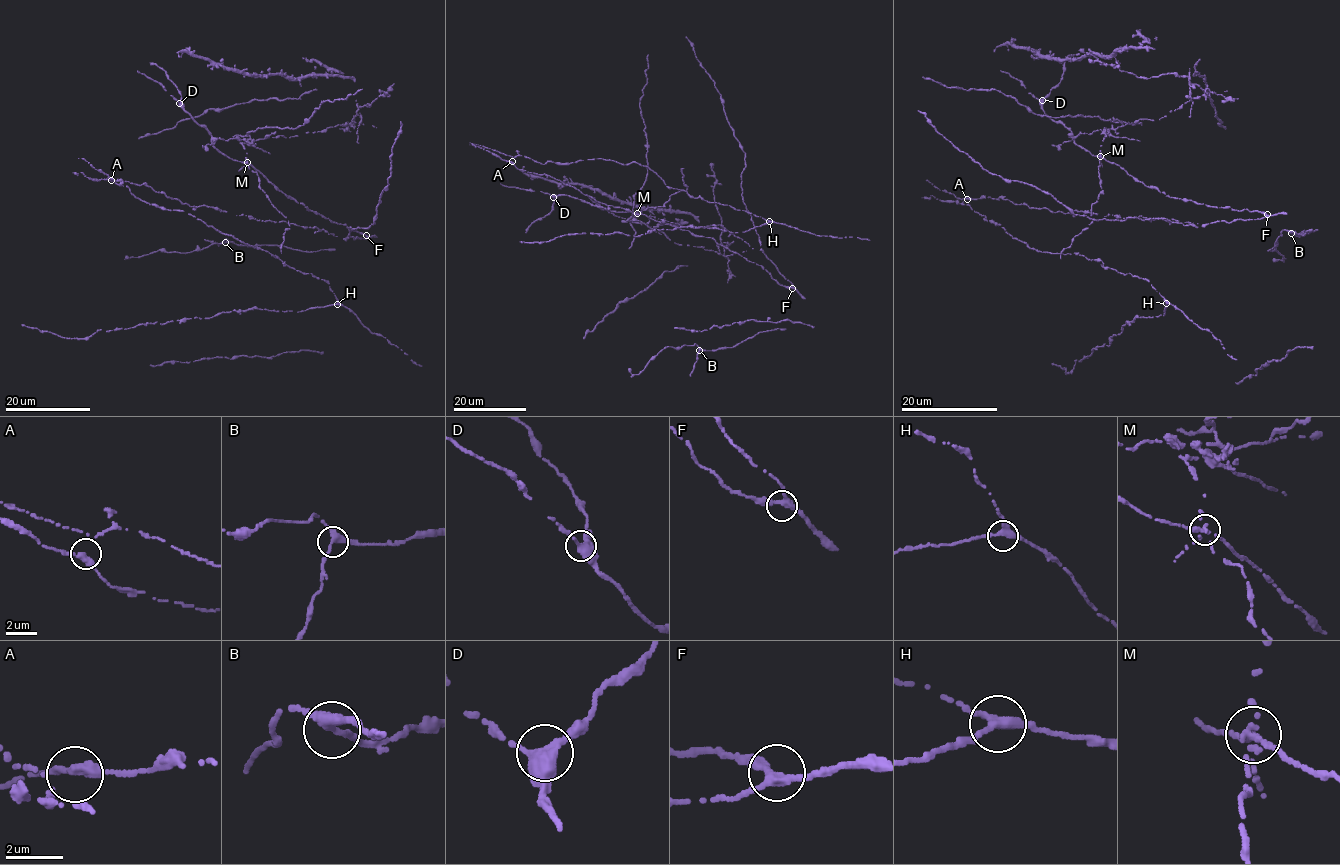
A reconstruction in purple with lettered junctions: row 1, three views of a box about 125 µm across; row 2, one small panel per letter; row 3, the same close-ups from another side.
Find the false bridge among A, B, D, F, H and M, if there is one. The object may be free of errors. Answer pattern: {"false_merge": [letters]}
{"false_merge": ["M"]}

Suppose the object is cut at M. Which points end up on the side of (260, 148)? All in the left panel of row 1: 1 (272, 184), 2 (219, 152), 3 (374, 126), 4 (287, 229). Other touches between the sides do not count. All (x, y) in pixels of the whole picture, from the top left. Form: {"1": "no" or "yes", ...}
{"1": "no", "2": "no", "3": "yes", "4": "yes"}

